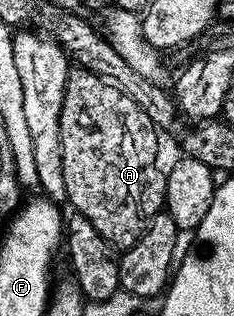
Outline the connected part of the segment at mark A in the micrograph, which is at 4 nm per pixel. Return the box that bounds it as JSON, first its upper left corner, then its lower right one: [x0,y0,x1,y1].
[61,68,167,250]

